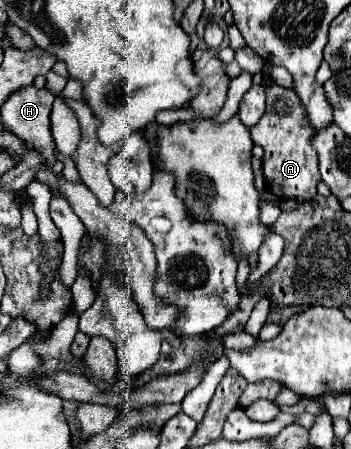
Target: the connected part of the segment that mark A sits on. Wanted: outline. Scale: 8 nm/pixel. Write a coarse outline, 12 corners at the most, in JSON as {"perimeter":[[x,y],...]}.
{"perimeter":[[266,81],[266,113],[250,129],[264,147],[266,185],[280,199],[314,199],[314,127],[304,111],[274,111],[292,89]]}

